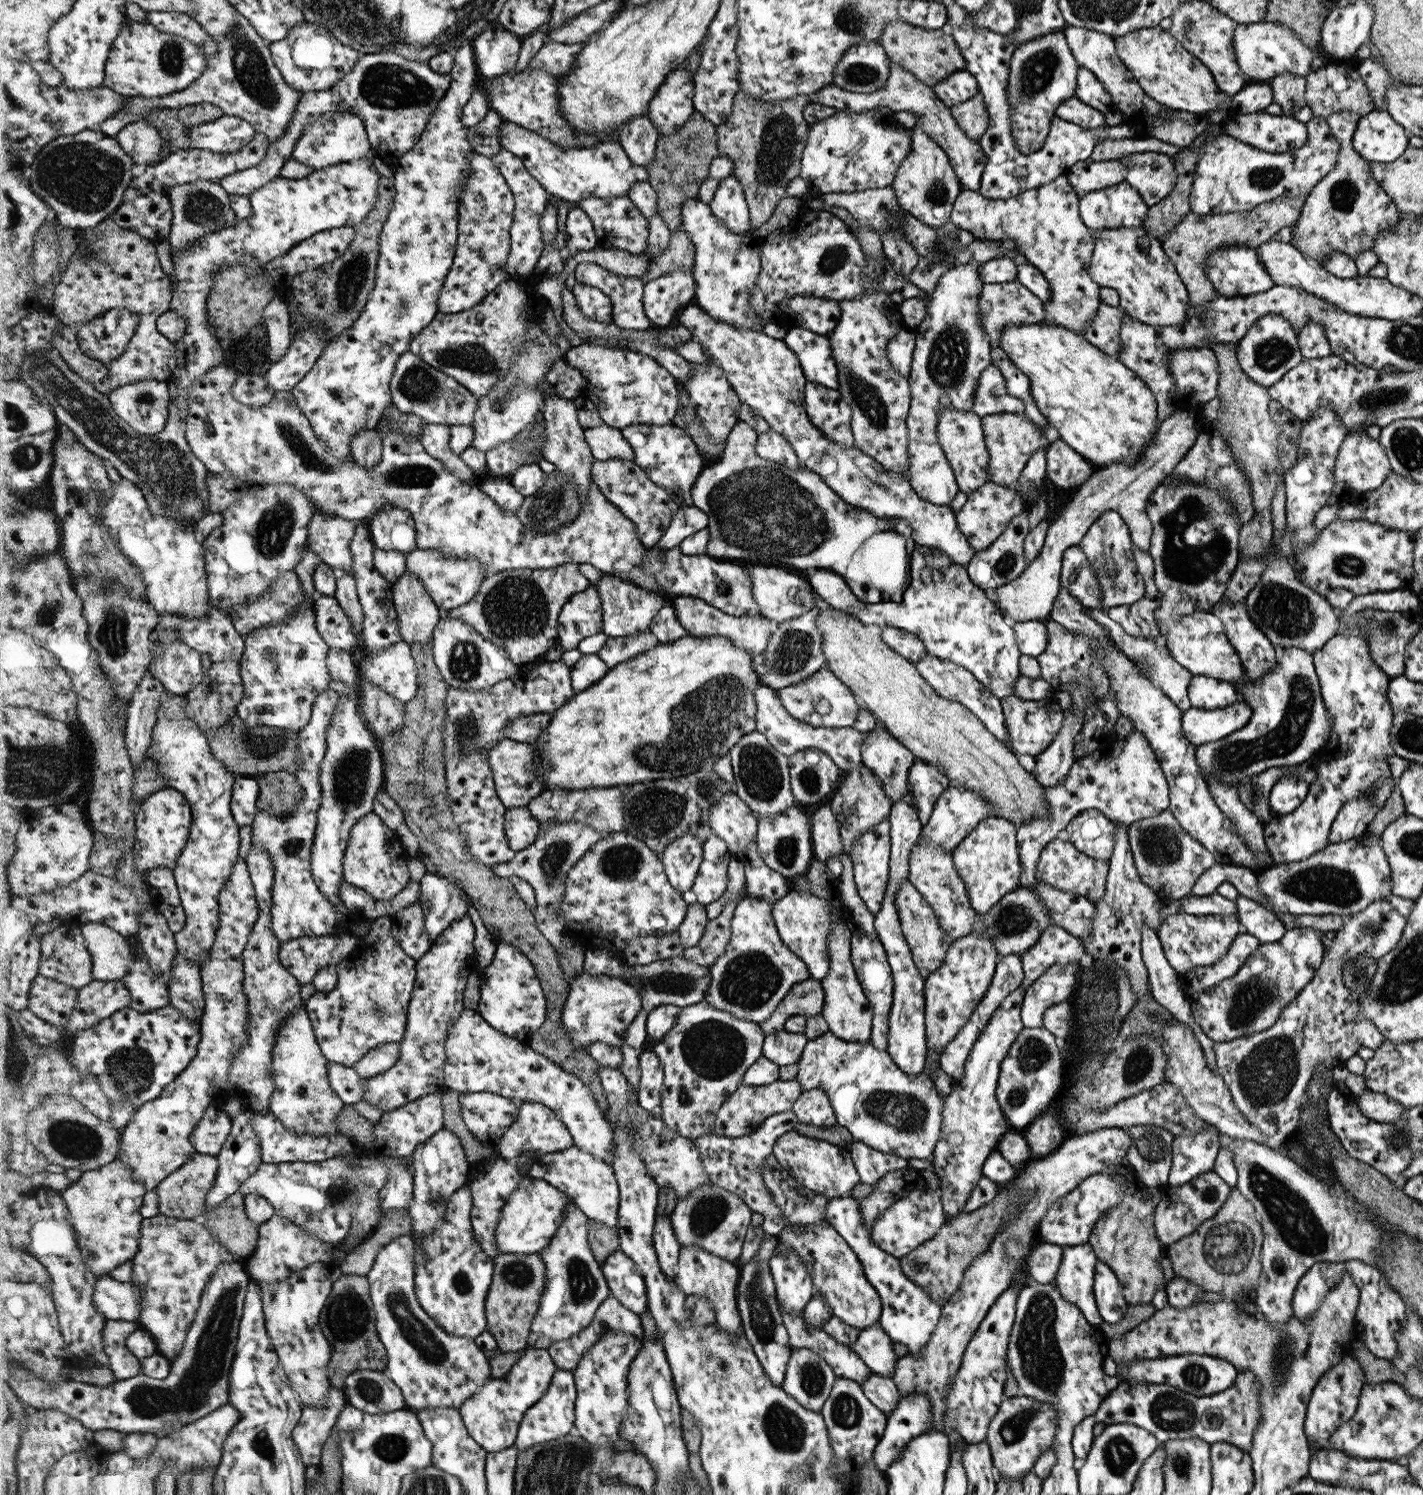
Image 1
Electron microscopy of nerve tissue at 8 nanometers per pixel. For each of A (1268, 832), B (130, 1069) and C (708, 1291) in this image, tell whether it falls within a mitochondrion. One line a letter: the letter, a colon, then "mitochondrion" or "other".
A: other
B: mitochondrion
C: other

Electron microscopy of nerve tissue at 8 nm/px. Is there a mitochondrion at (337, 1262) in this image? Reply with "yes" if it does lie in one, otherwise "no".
no

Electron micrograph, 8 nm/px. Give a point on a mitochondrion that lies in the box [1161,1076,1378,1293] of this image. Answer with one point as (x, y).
(1298, 1225)

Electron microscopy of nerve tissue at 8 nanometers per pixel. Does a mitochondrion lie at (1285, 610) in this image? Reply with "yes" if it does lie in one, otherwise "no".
yes

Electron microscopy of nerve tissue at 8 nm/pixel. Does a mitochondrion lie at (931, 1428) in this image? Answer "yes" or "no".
no

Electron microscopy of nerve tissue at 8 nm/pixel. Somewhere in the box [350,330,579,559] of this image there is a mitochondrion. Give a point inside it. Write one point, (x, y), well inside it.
(418, 384)

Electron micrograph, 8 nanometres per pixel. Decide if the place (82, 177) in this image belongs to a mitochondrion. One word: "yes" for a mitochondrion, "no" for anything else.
yes

